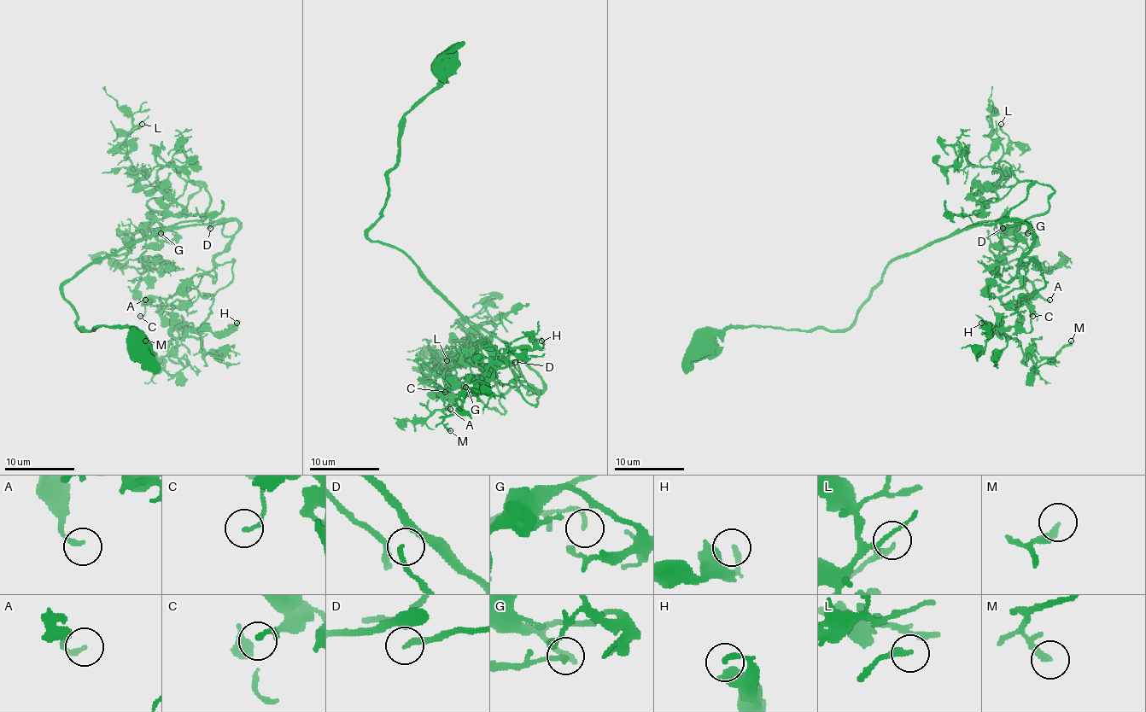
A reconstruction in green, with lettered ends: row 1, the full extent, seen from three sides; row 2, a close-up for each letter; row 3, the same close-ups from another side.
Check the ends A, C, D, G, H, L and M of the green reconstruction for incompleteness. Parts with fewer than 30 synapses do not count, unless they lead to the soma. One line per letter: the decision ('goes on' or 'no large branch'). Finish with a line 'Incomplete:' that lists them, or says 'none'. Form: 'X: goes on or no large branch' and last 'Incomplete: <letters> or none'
A: no large branch
C: no large branch
D: goes on
G: no large branch
H: no large branch
L: no large branch
M: no large branch
Incomplete: D

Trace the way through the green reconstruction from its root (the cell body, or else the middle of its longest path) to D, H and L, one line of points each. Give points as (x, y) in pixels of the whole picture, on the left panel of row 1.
D: (138, 346), (131, 328), (82, 329), (62, 286), (159, 233), (238, 223), (228, 236), (222, 223), (210, 228)
H: (138, 346), (82, 329), (62, 286), (184, 226), (238, 223), (195, 328), (236, 323)
L: (138, 346), (82, 329), (62, 286), (205, 218), (201, 183), (170, 200), (129, 170), (142, 124)

